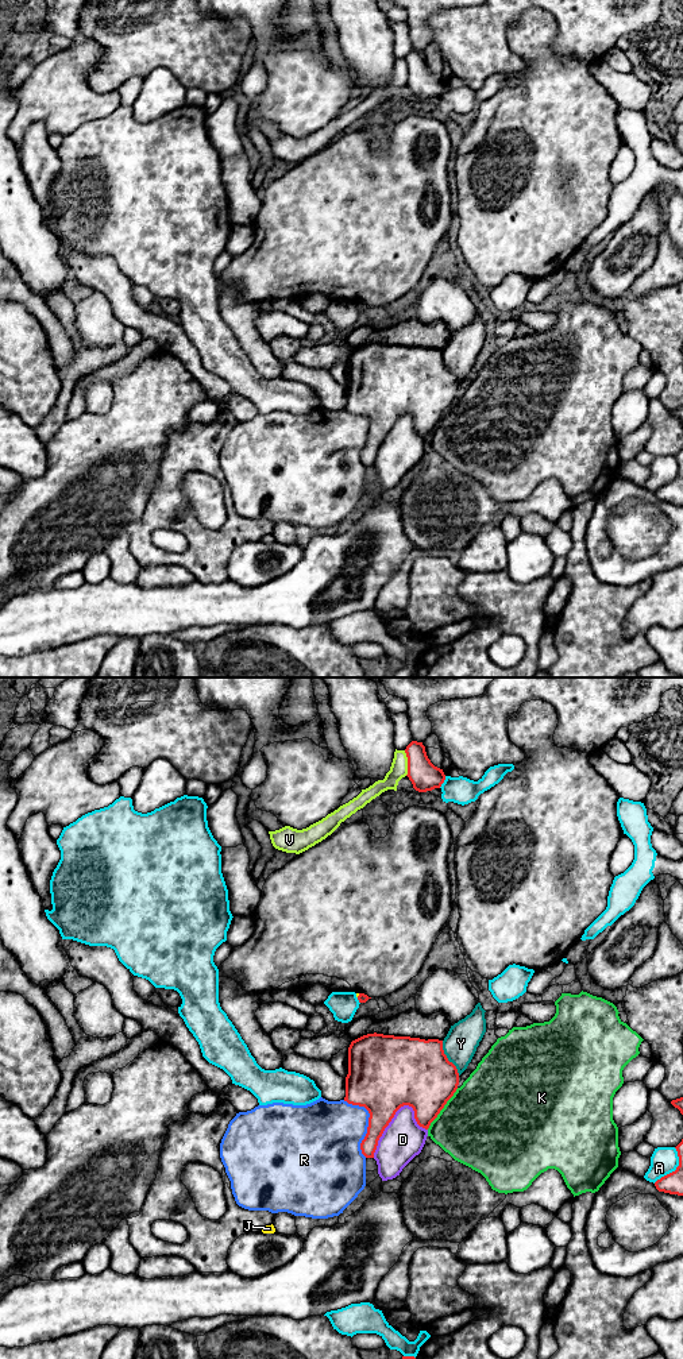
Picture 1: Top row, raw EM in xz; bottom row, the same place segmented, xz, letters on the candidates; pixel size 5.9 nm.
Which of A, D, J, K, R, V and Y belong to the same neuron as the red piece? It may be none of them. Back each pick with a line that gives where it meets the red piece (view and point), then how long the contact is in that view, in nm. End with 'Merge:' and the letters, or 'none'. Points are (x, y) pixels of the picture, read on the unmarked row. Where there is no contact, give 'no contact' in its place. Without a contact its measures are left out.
Merge: none

